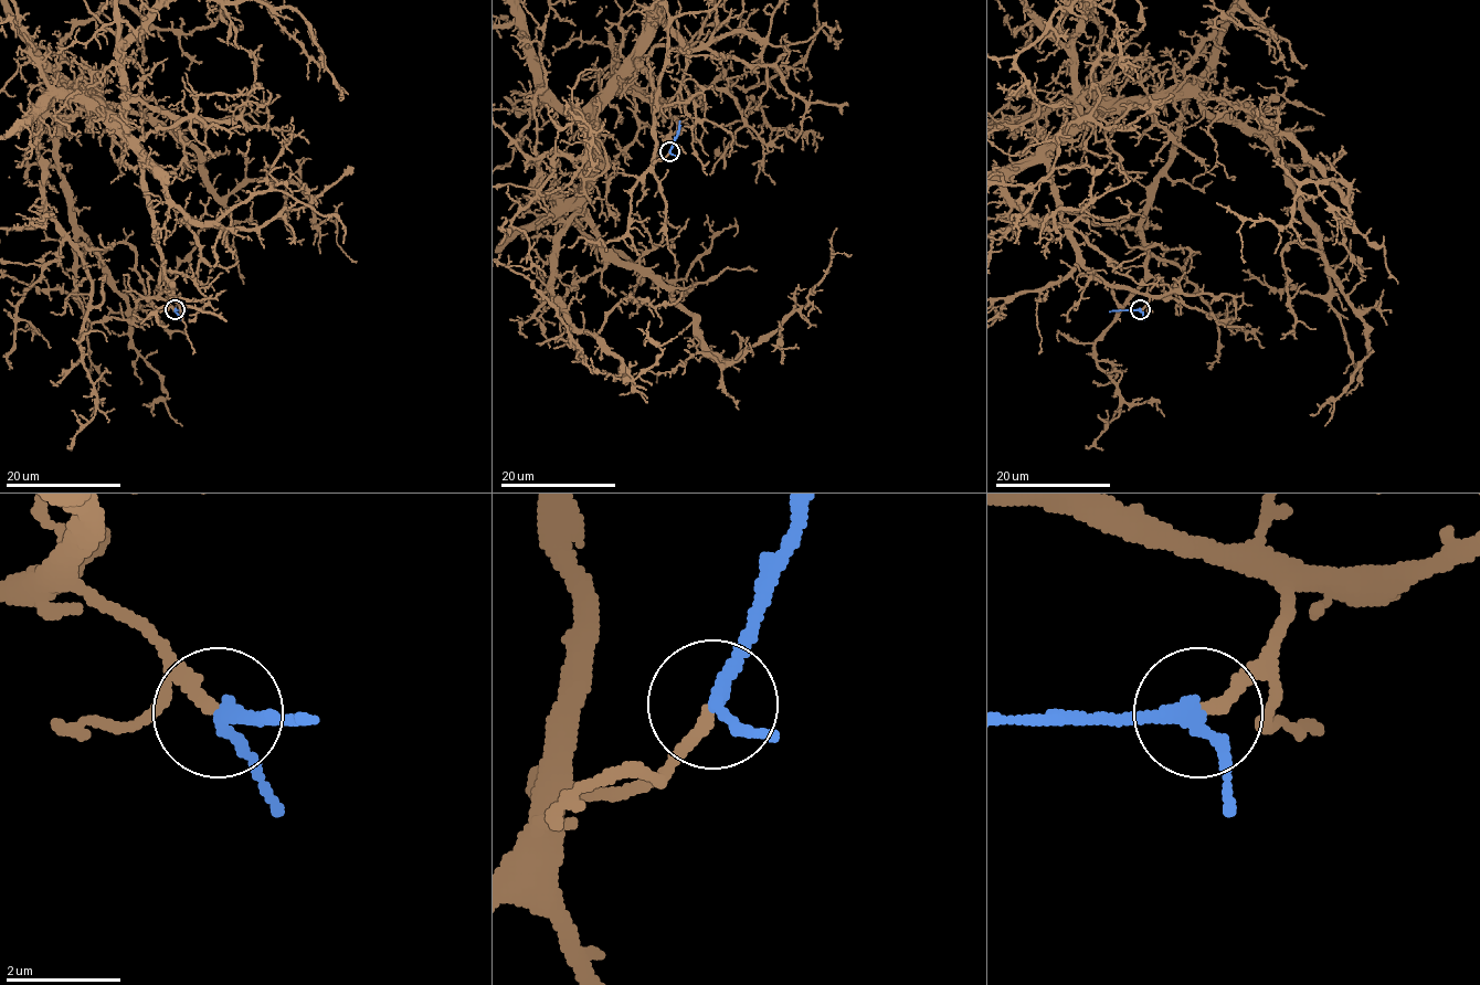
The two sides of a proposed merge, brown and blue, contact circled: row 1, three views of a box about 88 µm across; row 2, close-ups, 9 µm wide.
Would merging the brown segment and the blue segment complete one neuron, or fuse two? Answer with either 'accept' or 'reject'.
accept

